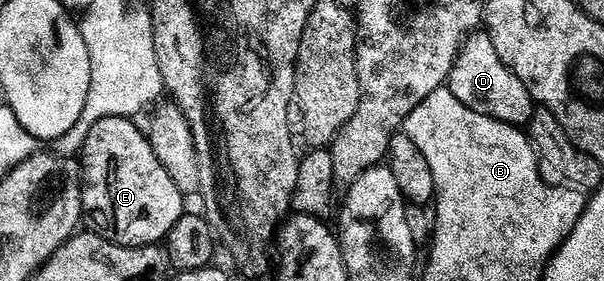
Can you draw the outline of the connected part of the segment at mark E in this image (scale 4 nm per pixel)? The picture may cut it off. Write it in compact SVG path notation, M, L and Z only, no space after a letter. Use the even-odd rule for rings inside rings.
M106 118L102 122L89 127L86 138L86 158L84 157L85 179L89 185L84 190L84 206L94 217L94 222L105 237L111 239L116 246L145 248L162 241L174 229L182 215L187 213L188 206L182 197L184 191L179 179L168 172L168 168L156 156L149 137L137 126L134 118Z

